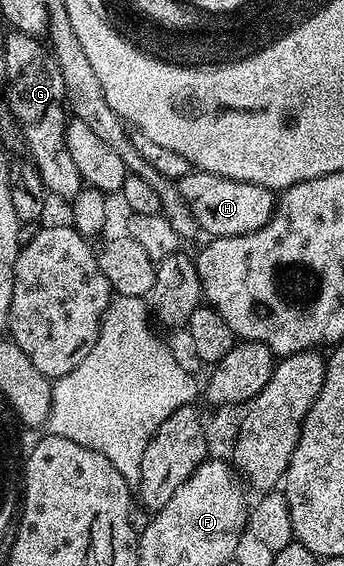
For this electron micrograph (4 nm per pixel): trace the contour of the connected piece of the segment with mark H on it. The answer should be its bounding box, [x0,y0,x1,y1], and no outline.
[177,169,276,237]

